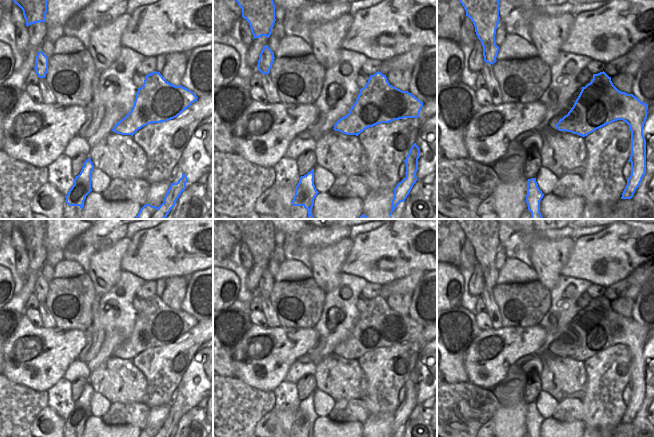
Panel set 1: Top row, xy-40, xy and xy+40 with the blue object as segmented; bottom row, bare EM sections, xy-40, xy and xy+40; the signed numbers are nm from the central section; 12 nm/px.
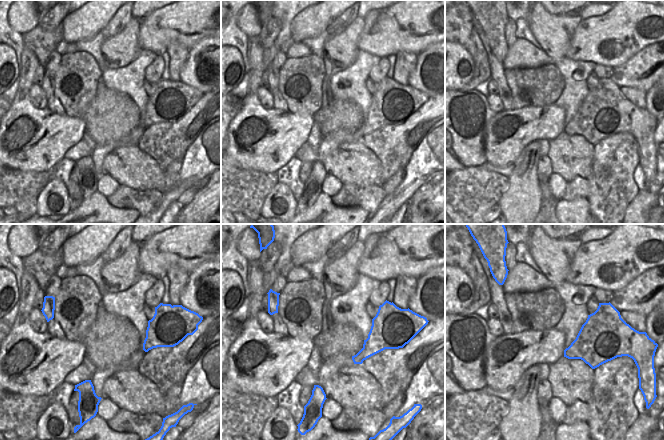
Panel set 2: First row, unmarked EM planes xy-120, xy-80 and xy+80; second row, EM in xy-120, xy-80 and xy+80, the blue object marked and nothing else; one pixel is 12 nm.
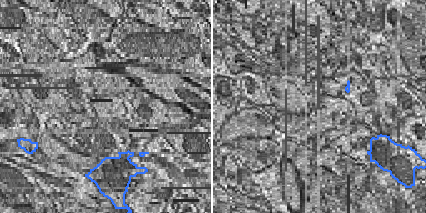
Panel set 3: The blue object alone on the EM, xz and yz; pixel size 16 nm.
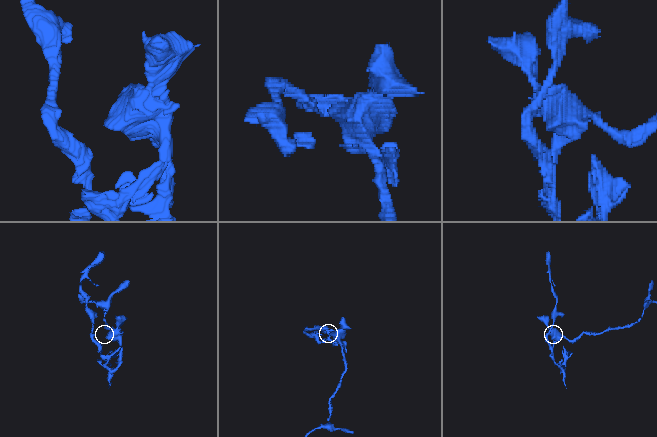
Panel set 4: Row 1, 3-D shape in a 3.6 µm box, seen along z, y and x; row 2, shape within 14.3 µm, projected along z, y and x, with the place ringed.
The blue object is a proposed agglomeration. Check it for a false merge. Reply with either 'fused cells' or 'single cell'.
fused cells

